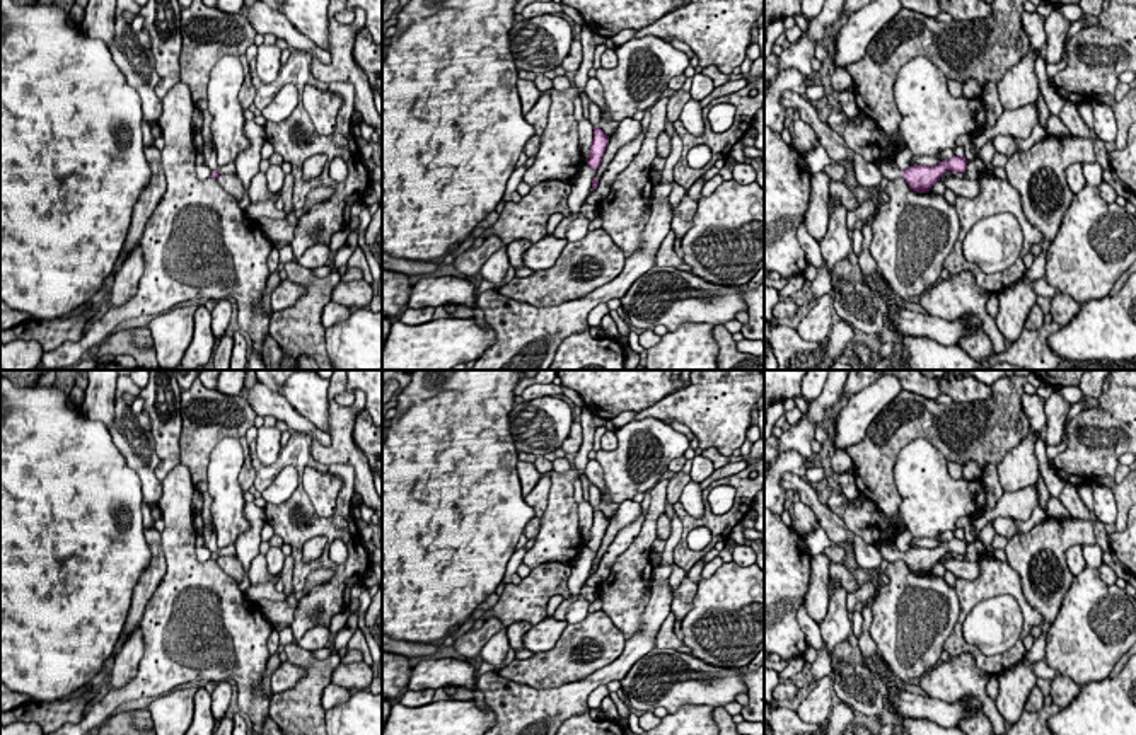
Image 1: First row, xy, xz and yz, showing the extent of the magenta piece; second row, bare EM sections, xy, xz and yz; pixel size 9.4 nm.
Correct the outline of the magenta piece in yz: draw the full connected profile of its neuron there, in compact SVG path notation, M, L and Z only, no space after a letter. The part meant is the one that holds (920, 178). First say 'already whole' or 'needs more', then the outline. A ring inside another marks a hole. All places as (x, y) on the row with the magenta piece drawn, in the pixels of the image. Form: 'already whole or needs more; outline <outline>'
needs more; outline M950 157L947 160L942 160L938 165L911 165L906 171L901 171L895 162L889 160L878 160L875 164L882 176L889 181L894 181L897 177L902 177L911 189L918 193L928 193L931 186L940 181L940 177L947 171L953 171L955 174L965 172L967 160L965 157Z

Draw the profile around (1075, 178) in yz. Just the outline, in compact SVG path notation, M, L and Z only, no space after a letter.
M1071 164L1066 169L1066 182L1073 194L1078 194L1085 188L1087 179L1083 176L1081 164Z

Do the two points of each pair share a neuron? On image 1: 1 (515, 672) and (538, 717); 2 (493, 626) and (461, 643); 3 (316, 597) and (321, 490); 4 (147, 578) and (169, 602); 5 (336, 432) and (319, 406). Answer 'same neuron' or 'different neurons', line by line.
1: different neurons
2: same neuron
3: different neurons
4: different neurons
5: different neurons

